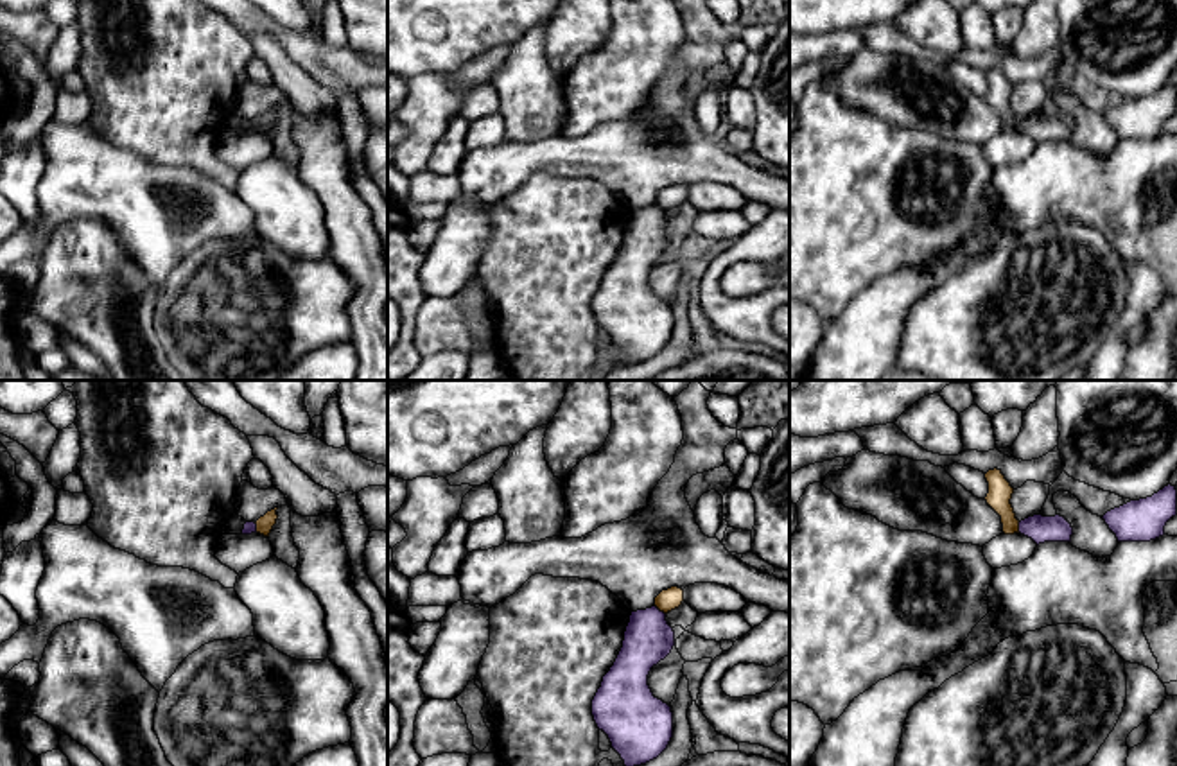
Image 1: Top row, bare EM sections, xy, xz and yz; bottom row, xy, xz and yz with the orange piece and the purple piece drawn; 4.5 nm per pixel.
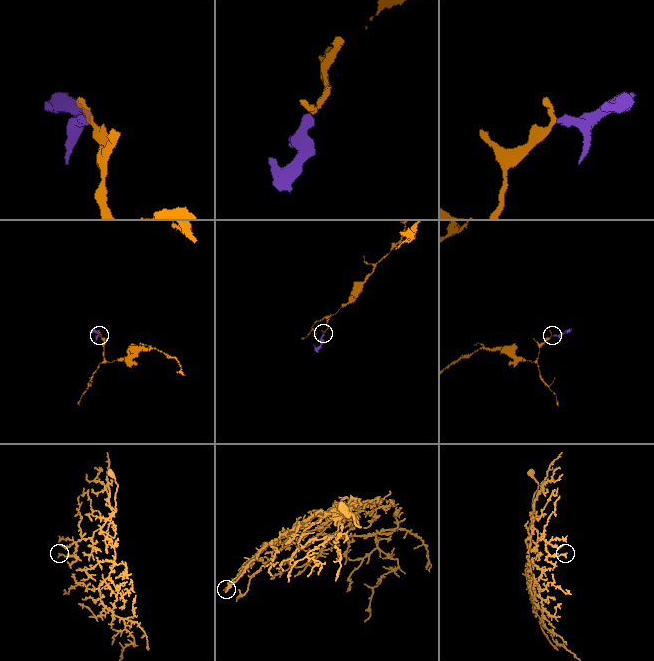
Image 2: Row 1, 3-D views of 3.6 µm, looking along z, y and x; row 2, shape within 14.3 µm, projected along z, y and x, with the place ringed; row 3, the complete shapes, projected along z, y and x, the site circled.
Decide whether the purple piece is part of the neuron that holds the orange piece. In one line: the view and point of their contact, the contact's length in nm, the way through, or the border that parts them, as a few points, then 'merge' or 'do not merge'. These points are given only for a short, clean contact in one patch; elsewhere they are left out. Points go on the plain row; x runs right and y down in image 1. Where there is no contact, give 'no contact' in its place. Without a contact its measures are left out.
xz (661, 208) | 60 nm | along xz (655, 203), (664, 212) | do not merge

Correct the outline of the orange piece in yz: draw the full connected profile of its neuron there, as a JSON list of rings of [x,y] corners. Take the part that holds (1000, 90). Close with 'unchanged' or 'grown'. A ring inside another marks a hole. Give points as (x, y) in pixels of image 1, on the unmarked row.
[[[998,66],[989,68],[985,77],[989,81],[989,91],[985,99],[1001,115],[1003,131],[1019,131],[1019,118],[1016,117],[1014,106],[1010,102],[1014,86]]] | unchanged

